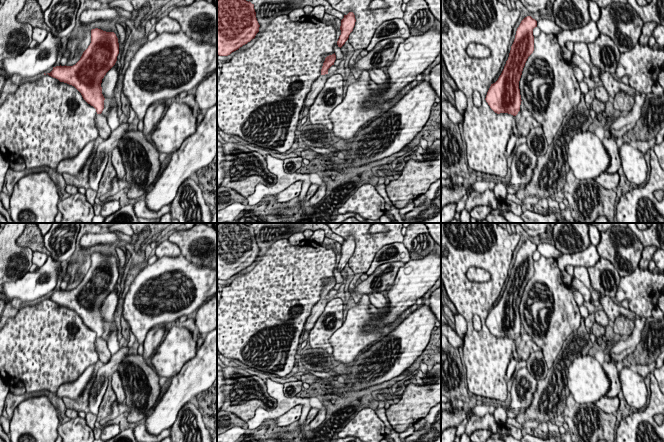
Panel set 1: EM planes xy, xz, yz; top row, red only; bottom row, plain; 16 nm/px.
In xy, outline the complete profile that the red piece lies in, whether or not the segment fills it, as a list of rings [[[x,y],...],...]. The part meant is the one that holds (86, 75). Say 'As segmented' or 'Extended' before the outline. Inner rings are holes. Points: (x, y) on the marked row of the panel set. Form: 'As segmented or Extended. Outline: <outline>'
As segmented. Outline: [[[95,28],[91,30],[91,43],[80,60],[73,66],[56,66],[49,76],[74,86],[83,99],[101,114],[104,109],[102,79],[115,65],[119,54],[118,38],[114,32]]]

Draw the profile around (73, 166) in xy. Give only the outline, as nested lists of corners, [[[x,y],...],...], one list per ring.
[[[95,140],[89,142],[75,157],[68,158],[61,161],[56,170],[58,173],[68,173],[70,175],[77,175],[81,172],[88,158],[94,149]]]

